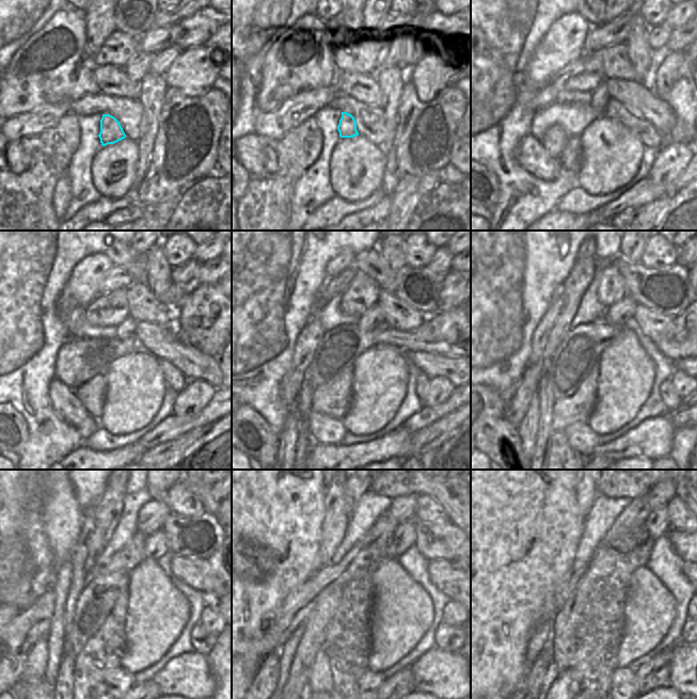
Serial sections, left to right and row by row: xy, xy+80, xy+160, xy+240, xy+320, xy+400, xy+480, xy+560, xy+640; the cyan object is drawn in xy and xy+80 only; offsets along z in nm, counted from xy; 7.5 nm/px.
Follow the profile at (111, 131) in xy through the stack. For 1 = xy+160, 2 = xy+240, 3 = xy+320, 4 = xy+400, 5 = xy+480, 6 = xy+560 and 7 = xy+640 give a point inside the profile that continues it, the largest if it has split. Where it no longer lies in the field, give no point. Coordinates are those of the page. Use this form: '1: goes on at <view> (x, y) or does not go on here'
1: goes on at xy+160 (600, 97)
2: goes on at xy+240 (126, 329)
3: goes on at xy+320 (374, 319)
4: goes on at xy+400 (620, 314)
5: goes on at xy+480 (155, 546)
6: goes on at xy+560 (405, 536)
7: goes on at xy+640 (656, 524)

